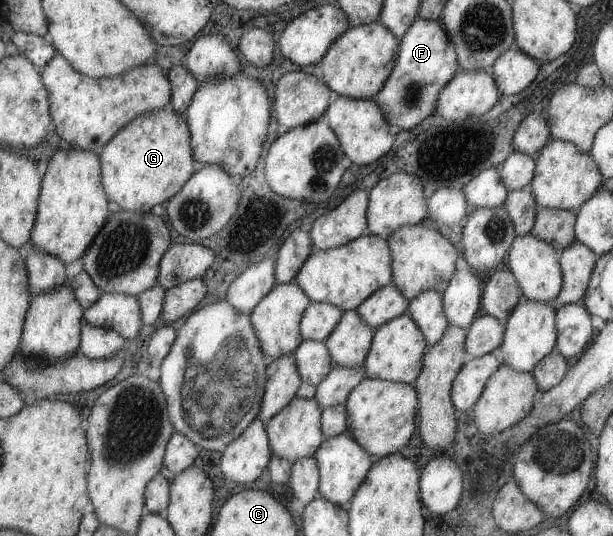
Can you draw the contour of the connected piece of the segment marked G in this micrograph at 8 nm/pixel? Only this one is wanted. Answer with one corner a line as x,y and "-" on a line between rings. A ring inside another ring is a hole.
170,103
132,118
103,145
98,157
108,200
131,212
150,212
154,204
171,198
194,173
187,123

